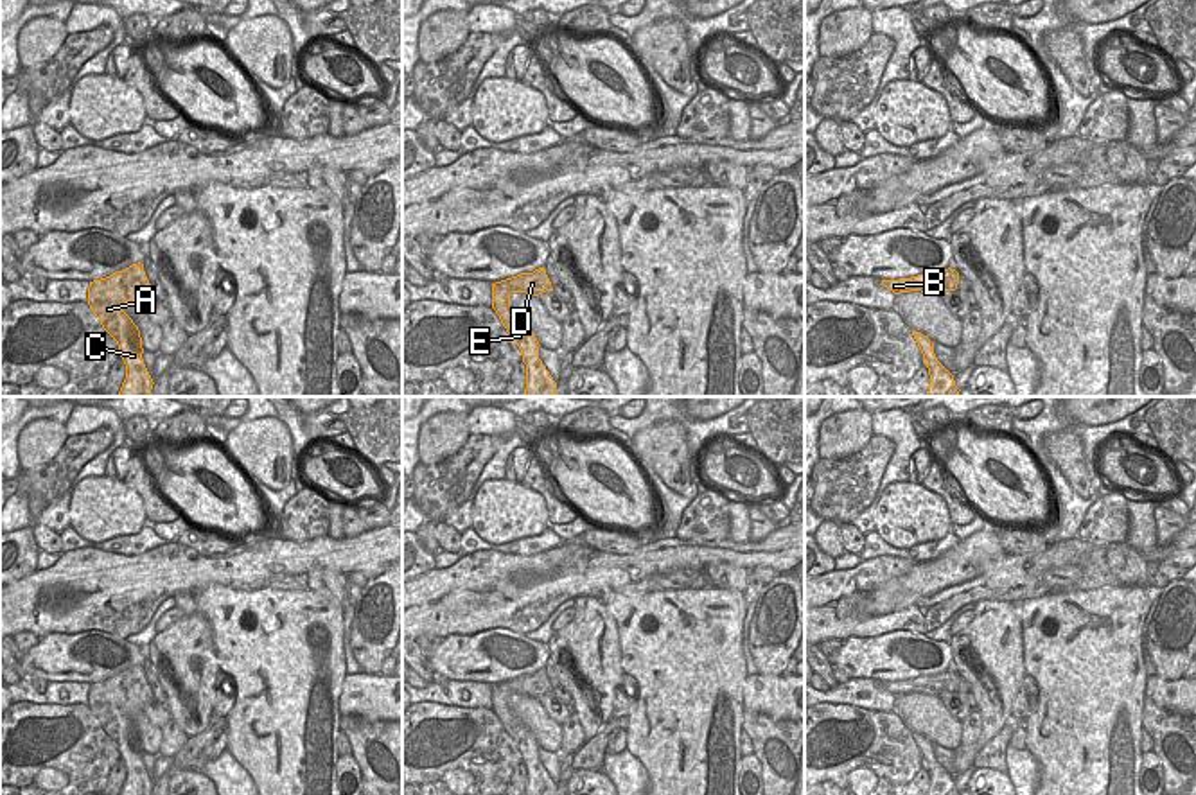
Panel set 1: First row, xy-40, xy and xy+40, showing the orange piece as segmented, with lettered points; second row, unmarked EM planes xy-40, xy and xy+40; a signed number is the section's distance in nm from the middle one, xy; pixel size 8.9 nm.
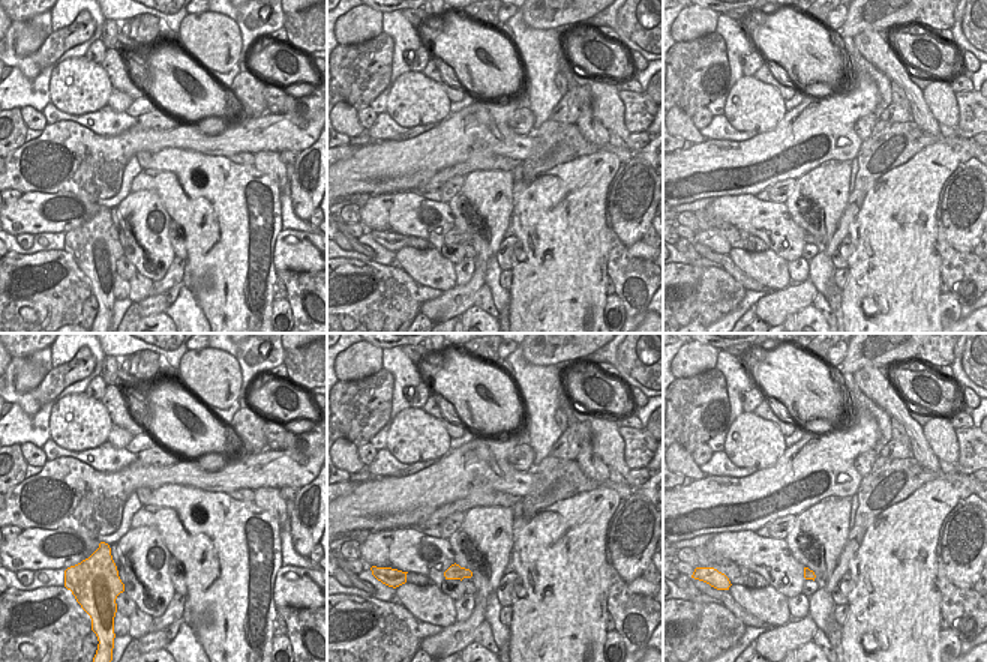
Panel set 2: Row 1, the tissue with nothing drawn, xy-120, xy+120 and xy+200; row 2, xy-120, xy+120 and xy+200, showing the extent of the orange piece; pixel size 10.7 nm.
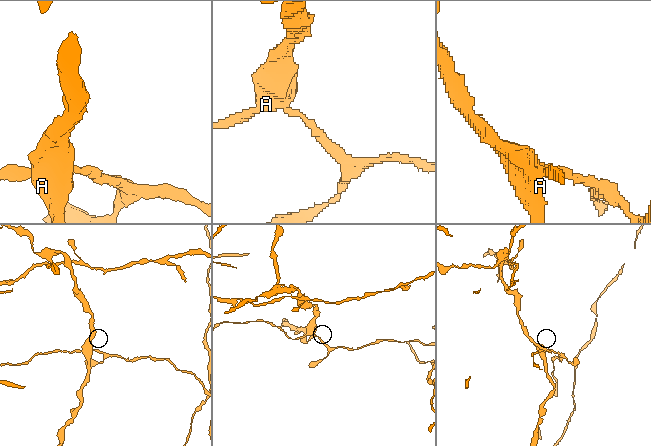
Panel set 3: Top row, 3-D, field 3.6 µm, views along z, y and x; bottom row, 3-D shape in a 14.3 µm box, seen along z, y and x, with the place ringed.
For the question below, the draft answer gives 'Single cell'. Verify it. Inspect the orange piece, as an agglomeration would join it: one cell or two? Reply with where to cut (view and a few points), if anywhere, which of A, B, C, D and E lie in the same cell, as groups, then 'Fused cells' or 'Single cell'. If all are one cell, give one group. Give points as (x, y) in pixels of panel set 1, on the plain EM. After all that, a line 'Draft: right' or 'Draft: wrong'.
Split along xy (507, 681), (519, 693). Groups: A C E / B D. Fused cells.
Draft: wrong

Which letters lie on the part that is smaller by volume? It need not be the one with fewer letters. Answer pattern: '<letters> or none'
B, D

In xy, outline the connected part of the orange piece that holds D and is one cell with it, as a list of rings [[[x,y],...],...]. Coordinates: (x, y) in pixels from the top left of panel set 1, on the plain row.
[[[542,673],[521,675],[506,682],[514,693],[526,696],[542,696],[546,691],[553,691],[550,680]]]

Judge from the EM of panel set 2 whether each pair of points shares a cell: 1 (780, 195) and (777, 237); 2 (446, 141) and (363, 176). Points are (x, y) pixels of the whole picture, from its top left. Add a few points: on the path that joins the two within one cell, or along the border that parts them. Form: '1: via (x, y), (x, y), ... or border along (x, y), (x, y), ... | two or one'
1: border along (770, 200), (783, 203) | two
2: via (425, 155), (405, 165), (384, 167) | one

